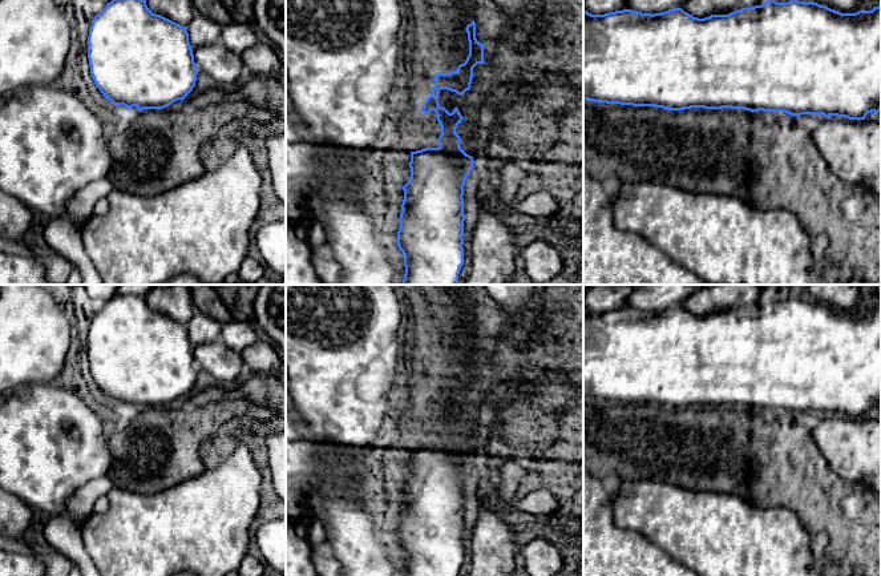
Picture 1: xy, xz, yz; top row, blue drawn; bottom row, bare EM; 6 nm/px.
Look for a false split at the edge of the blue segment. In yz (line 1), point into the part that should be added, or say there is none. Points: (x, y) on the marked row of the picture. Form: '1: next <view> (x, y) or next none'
1: next none

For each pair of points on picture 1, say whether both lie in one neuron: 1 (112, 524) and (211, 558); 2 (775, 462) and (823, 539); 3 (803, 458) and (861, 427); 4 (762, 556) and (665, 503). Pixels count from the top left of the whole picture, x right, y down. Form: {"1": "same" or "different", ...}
{"1": "same", "2": "different", "3": "different", "4": "same"}

